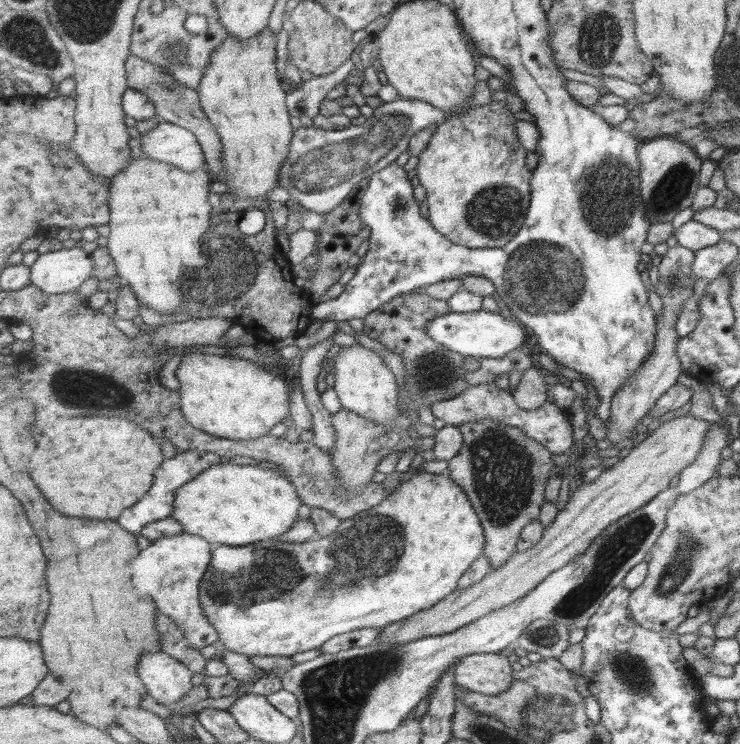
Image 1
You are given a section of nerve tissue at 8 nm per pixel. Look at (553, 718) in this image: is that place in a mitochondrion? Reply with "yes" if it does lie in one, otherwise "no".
yes

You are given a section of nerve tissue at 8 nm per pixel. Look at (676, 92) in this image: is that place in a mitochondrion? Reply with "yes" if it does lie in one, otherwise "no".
no

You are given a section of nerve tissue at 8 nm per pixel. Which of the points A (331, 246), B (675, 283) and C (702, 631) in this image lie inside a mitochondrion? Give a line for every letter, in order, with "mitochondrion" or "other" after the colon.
A: other
B: mitochondrion
C: other

